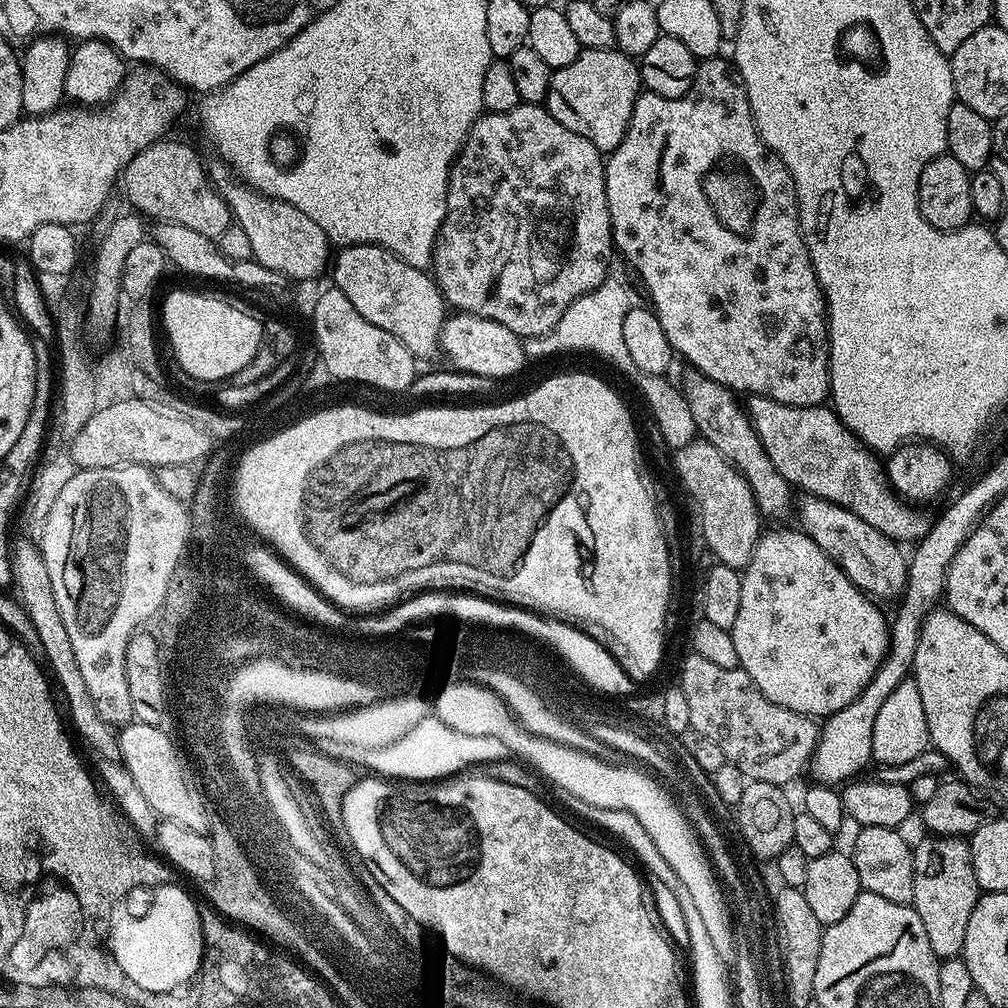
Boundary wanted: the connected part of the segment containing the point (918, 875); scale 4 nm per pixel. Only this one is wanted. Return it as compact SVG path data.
M928 834L925 840L914 848L912 861L914 862L914 894L911 905L916 909L918 918L922 918L926 926L926 934L930 938L930 944L936 957L957 957L964 947L970 914L982 895L978 882L974 878L969 841L953 834Z

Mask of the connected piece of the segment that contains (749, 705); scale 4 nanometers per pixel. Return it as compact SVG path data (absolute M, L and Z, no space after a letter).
M688 654L684 665L680 668L678 685L685 692L687 705L690 706L691 731L706 735L714 742L718 742L727 763L738 766L738 770L742 770L742 774L748 780L761 780L788 786L792 776L798 775L803 766L805 769L812 752L816 749L817 721L813 717L804 716L800 712L770 702L770 698L766 698L766 694L762 694L762 690L758 690L755 681L743 668L717 666L716 663L709 662L706 658Z

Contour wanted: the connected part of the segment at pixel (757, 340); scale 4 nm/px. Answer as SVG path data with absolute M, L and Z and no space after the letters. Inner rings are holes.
M645 91L636 100L635 110L632 112L632 123L628 126L628 132L624 135L624 141L607 157L604 165L604 185L608 195L608 213L612 215L612 227L627 236L626 248L636 252L636 262L646 280L651 294L658 304L654 311L662 322L662 330L666 330L668 340L677 353L688 352L700 365L705 373L727 387L737 390L739 393L757 392L760 396L769 396L772 400L778 400L782 406L794 408L810 408L825 403L828 396L828 376L830 377L830 331L828 327L828 305L826 292L821 287L820 277L817 275L814 256L808 253L808 244L800 233L800 208L796 205L796 184L792 179L793 173L776 172L776 164L770 164L770 160L760 154L760 148L752 148L752 131L756 123L752 114L744 114L742 108L720 108L720 114L708 118L702 116L692 124L690 120L678 118L678 108L664 108L664 96L656 96L650 91ZM696 148L704 148L704 154L708 154L713 162L702 160L702 156L696 156ZM723 156L738 156L748 162L747 169L753 174L761 194L756 195L750 201L750 226L746 230L730 230L722 224L714 214L710 202L704 193L704 178L724 160Z

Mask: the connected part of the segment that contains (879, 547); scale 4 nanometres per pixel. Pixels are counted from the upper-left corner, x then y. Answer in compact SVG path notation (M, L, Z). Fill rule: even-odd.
M805 494L800 500L800 520L803 531L814 538L827 552L835 556L861 587L876 590L882 596L903 593L910 577L906 556L899 552L897 541L880 533L851 508L828 500L827 496Z

